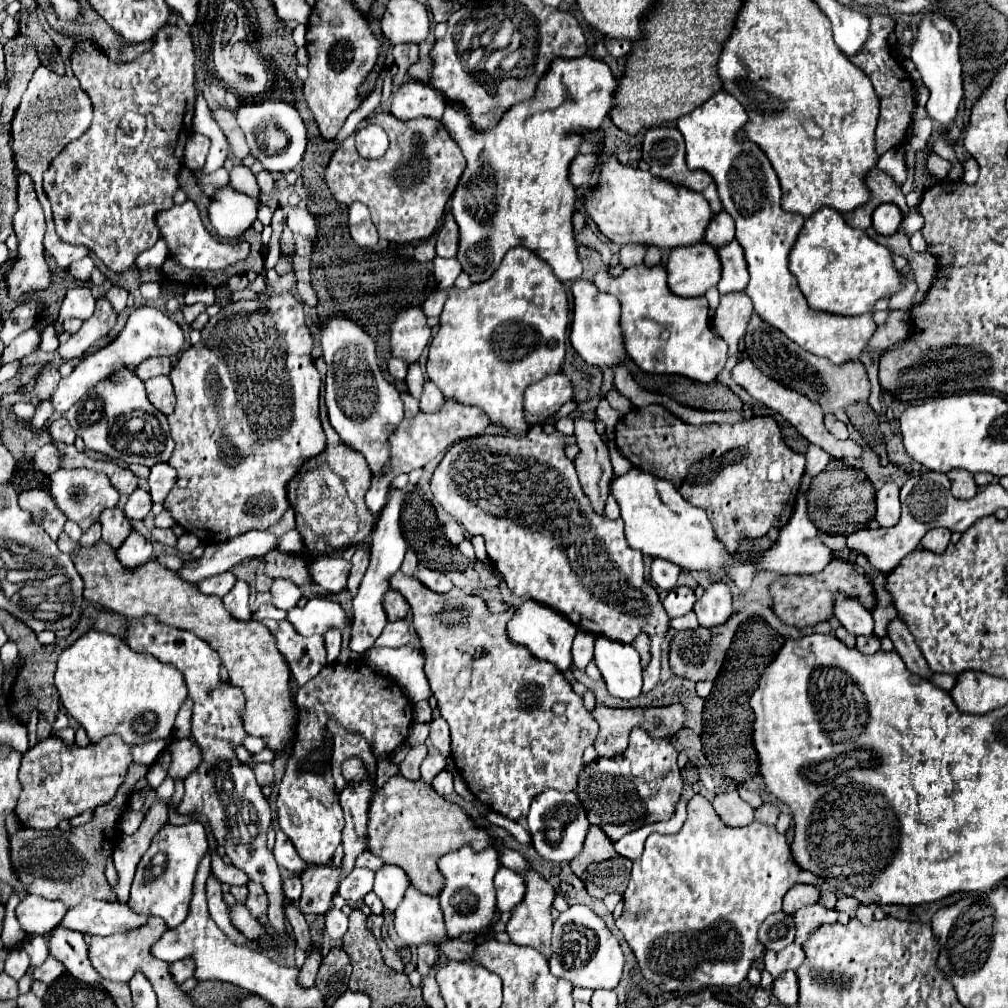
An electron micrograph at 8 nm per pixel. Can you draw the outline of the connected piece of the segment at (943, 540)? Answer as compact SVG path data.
M939 527L939 529L929 529L927 535L923 537L921 545L923 545L925 549L933 551L933 553L943 553L945 547L949 545L949 539L951 539L951 531L949 531L949 529L943 529L943 527Z

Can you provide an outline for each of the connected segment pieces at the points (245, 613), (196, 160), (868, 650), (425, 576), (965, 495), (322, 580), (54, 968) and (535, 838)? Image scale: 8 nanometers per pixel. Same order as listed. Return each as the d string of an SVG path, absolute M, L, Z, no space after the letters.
M237 581L235 587L223 597L225 609L237 621L253 621L253 613L249 607L249 585L245 581Z
M193 133L191 139L187 141L187 147L185 147L185 165L191 171L199 169L205 163L205 157L209 153L209 147L211 147L209 137L199 135L199 133Z
M859 637L855 649L857 649L859 653L863 653L863 655L873 655L873 653L879 651L879 645L881 645L879 637L871 637L871 639L863 639L863 637Z
M423 565L417 567L415 577L417 577L425 587L429 587L429 589L435 591L435 593L447 593L447 591L451 591L451 587L453 587L453 583L451 583L443 573L431 571L431 569L423 567Z
M951 469L945 473L951 481L951 493L957 499L971 499L977 493L977 485L973 481L973 475L963 469Z
M321 555L309 561L309 571L313 581L329 593L341 593L347 587L349 569L351 569L351 563L341 557Z
M47 957L47 961L45 961L39 969L33 971L33 979L51 985L51 983L53 983L55 979L59 979L63 973L67 973L67 967L65 967L61 961L57 961L55 957Z
M543 791L531 803L531 811L527 815L529 833L533 847L547 861L571 861L583 849L583 841L591 823L587 821L587 813L575 793L559 793L559 791Z

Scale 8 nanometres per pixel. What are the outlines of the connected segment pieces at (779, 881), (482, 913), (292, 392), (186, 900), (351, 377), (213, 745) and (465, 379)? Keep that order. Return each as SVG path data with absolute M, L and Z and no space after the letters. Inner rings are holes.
M695 795L689 803L687 803L687 821L681 827L679 833L675 835L659 835L659 833L651 833L645 841L645 851L643 855L633 861L633 871L631 871L631 879L629 885L625 889L625 899L623 899L623 913L621 917L615 921L617 929L623 933L623 937L627 939L629 947L633 949L637 963L641 967L641 973L645 975L645 979L649 979L651 983L655 983L659 989L663 991L673 991L673 993L681 993L687 995L691 991L695 992L709 986L736 986L747 977L753 961L763 953L763 945L757 941L757 927L759 923L763 923L769 915L781 911L781 903L785 893L795 885L795 883L813 883L819 885L821 879L817 875L811 875L809 871L799 871L799 865L795 863L795 859L791 857L789 845L785 835L777 833L775 827L767 827L761 825L757 821L753 821L747 827L741 829L733 829L727 827L719 815L715 813L715 809L711 807L711 803L703 797L703 795Z
M469 845L461 847L439 859L439 871L445 875L447 883L441 891L441 909L445 915L445 929L449 937L459 937L463 933L479 933L491 927L495 917L495 887L493 877L499 869L495 847L475 853Z
M281 295L281 297L269 297L269 299L253 299L253 301L235 301L223 307L215 317L209 319L209 323L201 329L201 341L187 351L181 353L177 365L173 367L169 379L175 387L177 405L175 411L167 417L171 425L171 437L175 441L175 451L169 459L169 465L177 469L177 483L171 489L171 493L165 499L165 509L171 511L175 521L189 533L195 533L203 543L219 543L227 541L235 535L243 535L251 529L267 529L269 525L277 523L285 511L291 507L287 499L287 485L297 475L297 469L301 469L303 463L317 457L325 447L325 433L321 429L319 421L319 389L321 389L321 375L313 365L311 349L315 345L313 333L305 323L303 317L303 303L295 295Z
M199 823L189 825L167 825L159 831L151 847L141 857L135 879L131 885L129 907L137 913L149 913L165 919L165 923L175 929L189 915L189 905L193 899L193 883L197 875L197 867L209 849L205 827Z
M345 317L325 319L321 323L321 347L323 347L325 363L331 363L331 371L327 371L327 377L325 377L325 405L327 405L331 427L339 433L343 443L347 443L353 451L357 451L359 455L365 457L373 477L381 477L383 469L387 467L389 457L391 457L389 435L403 421L403 401L401 401L401 395L395 389L395 385L391 385L383 377L381 369L377 365L377 355L375 355L373 339L359 325L355 325L353 321L345 319Z
M145 615L145 619L127 619L125 643L139 653L151 653L163 663L173 663L185 677L189 697L193 699L193 729L191 735L201 749L201 763L195 771L185 777L185 795L177 807L179 815L199 813L209 819L213 835L221 847L225 847L227 857L233 865L249 875L251 881L261 883L269 895L267 919L271 929L275 931L275 939L279 945L287 947L289 933L285 927L283 909L279 903L283 901L281 889L281 873L275 863L275 857L267 851L267 829L271 825L271 809L269 801L263 797L259 783L255 781L255 773L247 763L241 763L235 755L235 749L243 745L247 731L243 723L245 711L245 695L241 687L231 685L229 681L221 681L219 670L221 661L216 651L193 635L191 631L183 631L177 627L167 627L157 617ZM237 801L249 803L249 807L235 807Z
M515 247L503 257L499 269L487 281L475 283L469 289L447 289L443 325L439 323L439 331L429 345L425 371L429 381L433 381L445 397L481 409L495 427L519 437L529 429L523 415L523 393L531 383L563 369L567 329L569 301L563 283L551 273L551 267L543 259L525 247Z

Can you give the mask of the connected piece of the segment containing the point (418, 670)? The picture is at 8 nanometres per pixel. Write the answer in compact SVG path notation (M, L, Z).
M407 647L399 649L369 649L365 661L379 671L381 675L391 675L399 683L401 691L413 701L419 703L431 697L429 683L423 673L423 653Z

